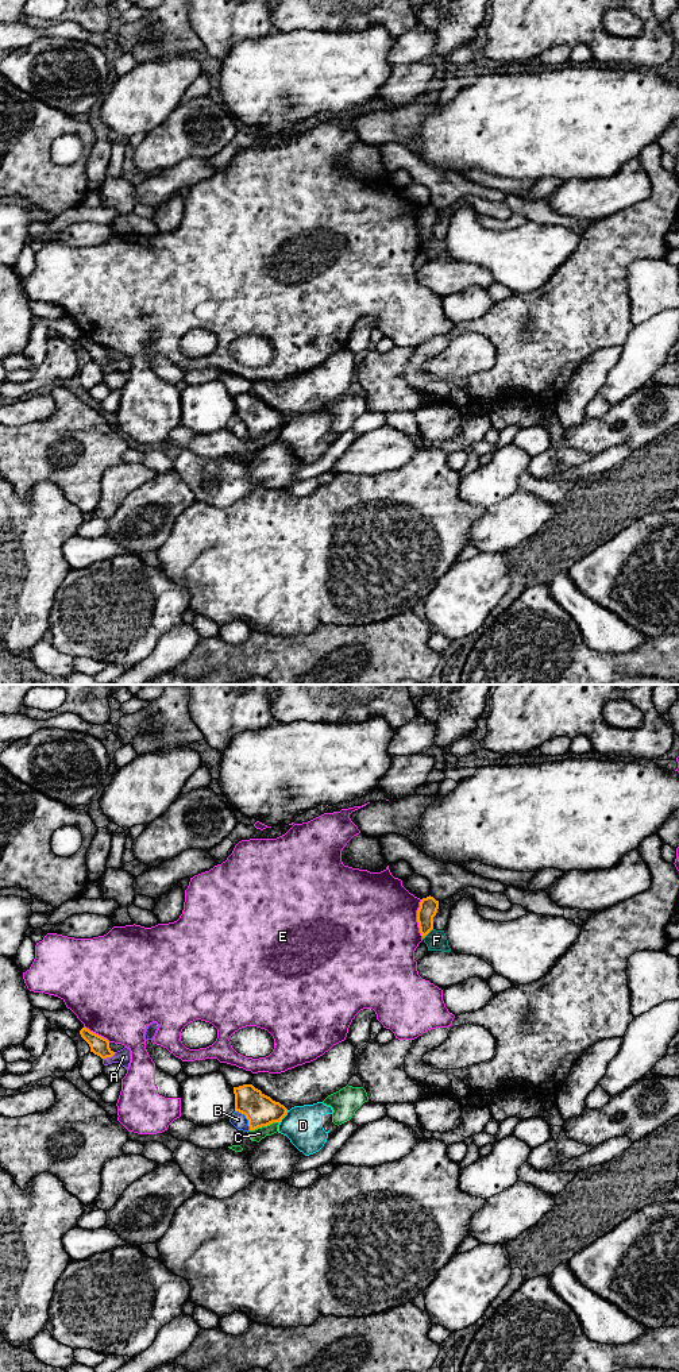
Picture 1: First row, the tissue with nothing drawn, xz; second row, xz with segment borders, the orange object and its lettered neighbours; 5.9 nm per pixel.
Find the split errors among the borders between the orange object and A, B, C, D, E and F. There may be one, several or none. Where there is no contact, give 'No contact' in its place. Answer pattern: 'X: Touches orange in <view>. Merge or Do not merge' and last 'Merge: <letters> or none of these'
A: Touches orange in xz. Do not merge
B: Touches orange in xz. Do not merge
C: Touches orange in xz. Do not merge
D: Touches orange in xz. Do not merge
E: Touches orange in xz. Do not merge
F: Touches orange in xz. Do not merge
Merge: none of these

